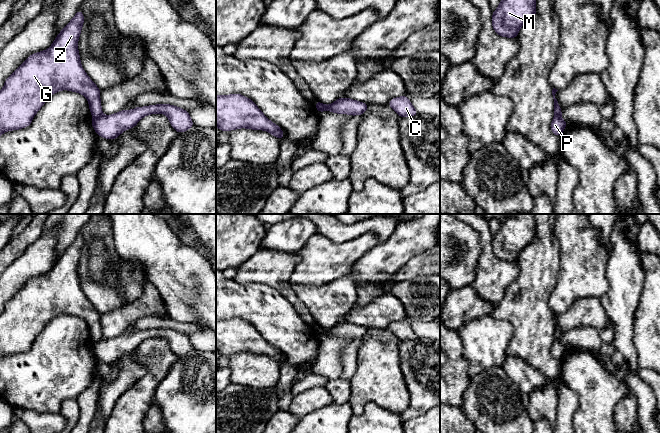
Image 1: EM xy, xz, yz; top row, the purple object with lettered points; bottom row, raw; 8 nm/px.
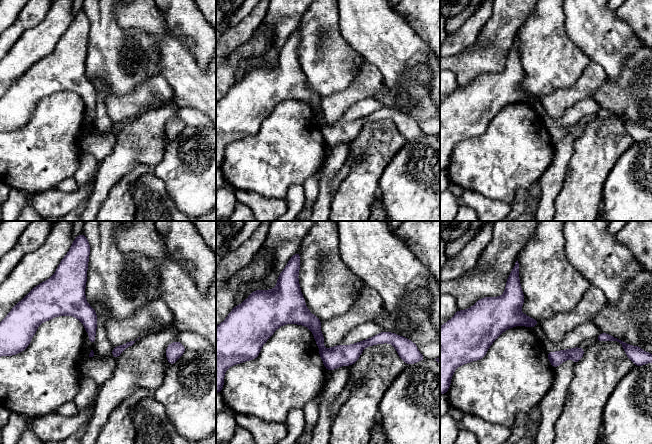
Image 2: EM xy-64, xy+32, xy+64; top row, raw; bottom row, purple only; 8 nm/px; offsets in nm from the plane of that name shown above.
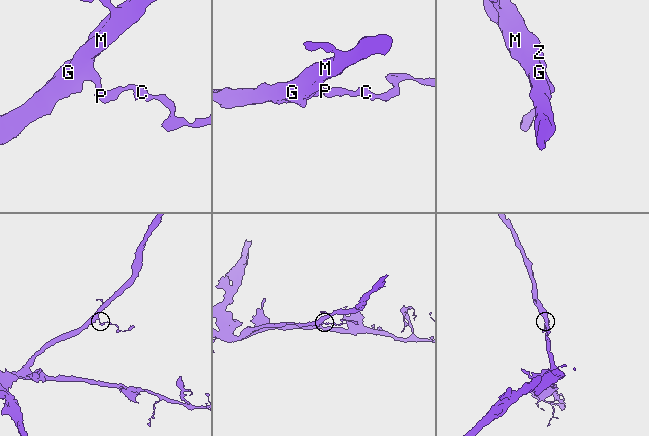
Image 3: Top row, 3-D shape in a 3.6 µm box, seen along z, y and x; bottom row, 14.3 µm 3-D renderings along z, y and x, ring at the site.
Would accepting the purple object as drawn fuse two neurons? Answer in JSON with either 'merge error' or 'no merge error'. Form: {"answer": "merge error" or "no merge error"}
{"answer": "merge error"}

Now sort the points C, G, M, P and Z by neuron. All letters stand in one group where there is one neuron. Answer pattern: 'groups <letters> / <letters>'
groups C P / G M Z

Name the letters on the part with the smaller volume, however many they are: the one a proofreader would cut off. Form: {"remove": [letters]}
{"remove": ["C", "P"]}

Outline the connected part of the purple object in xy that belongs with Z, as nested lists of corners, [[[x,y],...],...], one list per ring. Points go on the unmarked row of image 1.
[[[79,233],[72,244],[62,253],[45,275],[30,279],[6,304],[0,314],[0,359],[11,354],[28,351],[35,338],[47,323],[57,315],[78,316],[89,326],[94,343],[102,337],[100,313],[85,297],[81,290],[77,267],[84,247],[84,239]]]

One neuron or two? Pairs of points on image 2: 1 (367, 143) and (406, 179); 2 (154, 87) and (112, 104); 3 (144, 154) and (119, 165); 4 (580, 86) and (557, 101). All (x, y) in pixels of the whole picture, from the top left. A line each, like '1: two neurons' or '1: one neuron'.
1: two neurons
2: one neuron
3: one neuron
4: one neuron

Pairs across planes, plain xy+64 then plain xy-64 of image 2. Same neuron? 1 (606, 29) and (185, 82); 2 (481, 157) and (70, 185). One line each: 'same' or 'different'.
1: same
2: different

